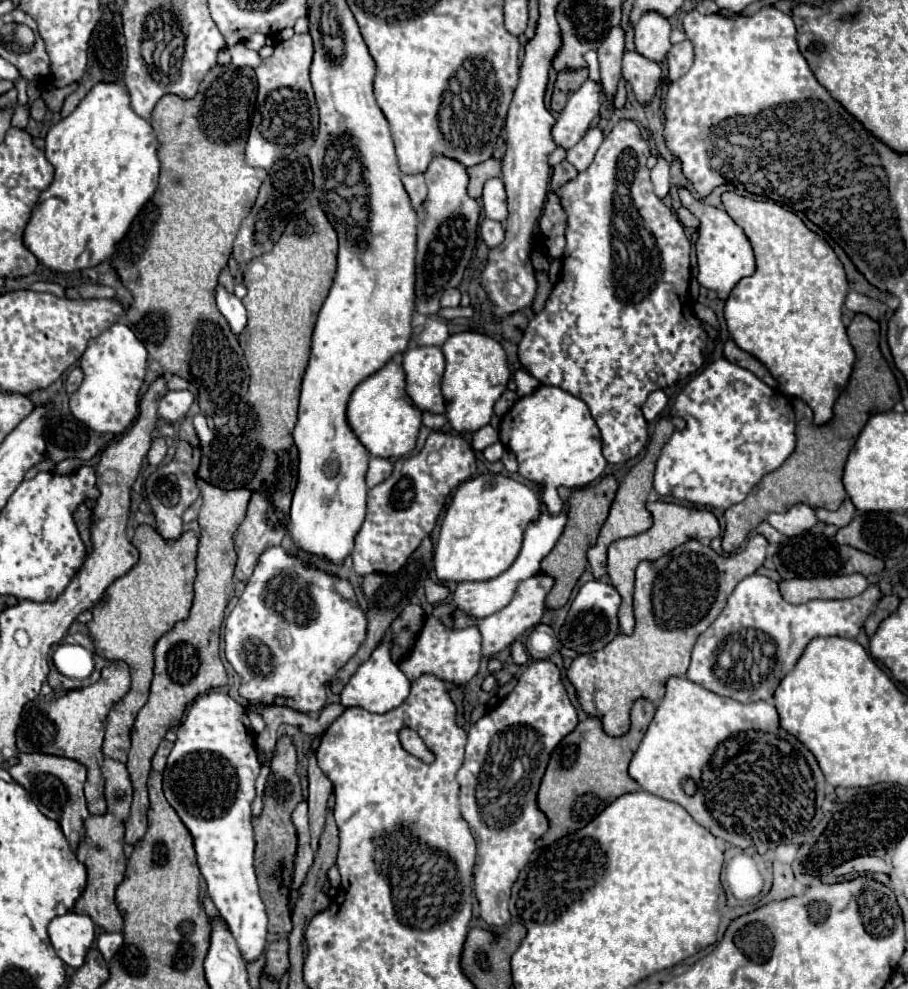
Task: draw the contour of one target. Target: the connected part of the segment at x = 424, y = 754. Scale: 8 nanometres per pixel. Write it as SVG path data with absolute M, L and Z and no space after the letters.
M410 728L400 730L400 742L402 742L402 748L406 752L410 752L416 758L420 758L422 762L426 762L426 764L432 764L434 762L432 750L428 750L428 746L424 744L424 740L414 730L410 730Z

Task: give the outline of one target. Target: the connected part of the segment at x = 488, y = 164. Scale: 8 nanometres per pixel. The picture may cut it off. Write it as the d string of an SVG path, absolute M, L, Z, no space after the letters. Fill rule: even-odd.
M490 158L490 160L486 160L486 162L478 164L478 166L468 168L468 178L470 178L468 180L468 196L470 198L480 198L484 182L494 178L494 176L500 176L500 170L502 168L494 158Z

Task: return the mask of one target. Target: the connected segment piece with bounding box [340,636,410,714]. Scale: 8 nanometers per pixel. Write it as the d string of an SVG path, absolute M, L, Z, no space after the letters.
M386 636L384 642L380 642L380 646L372 652L368 662L360 664L360 668L356 670L356 674L350 678L350 682L346 684L346 688L340 694L340 704L344 708L360 706L360 708L364 708L368 712L384 714L384 712L400 706L408 698L408 694L410 694L410 680L398 668L398 664L392 660L392 656L390 656L392 646L394 646L392 636Z

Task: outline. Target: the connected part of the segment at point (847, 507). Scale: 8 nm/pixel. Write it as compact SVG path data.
M846 498L846 500L842 502L842 506L840 506L838 510L834 510L834 512L824 510L824 508L816 508L816 516L818 516L818 520L824 522L824 524L834 524L836 528L844 528L844 526L848 526L848 522L852 520L854 512L856 512L856 508L854 508L854 504L852 504L848 498Z

